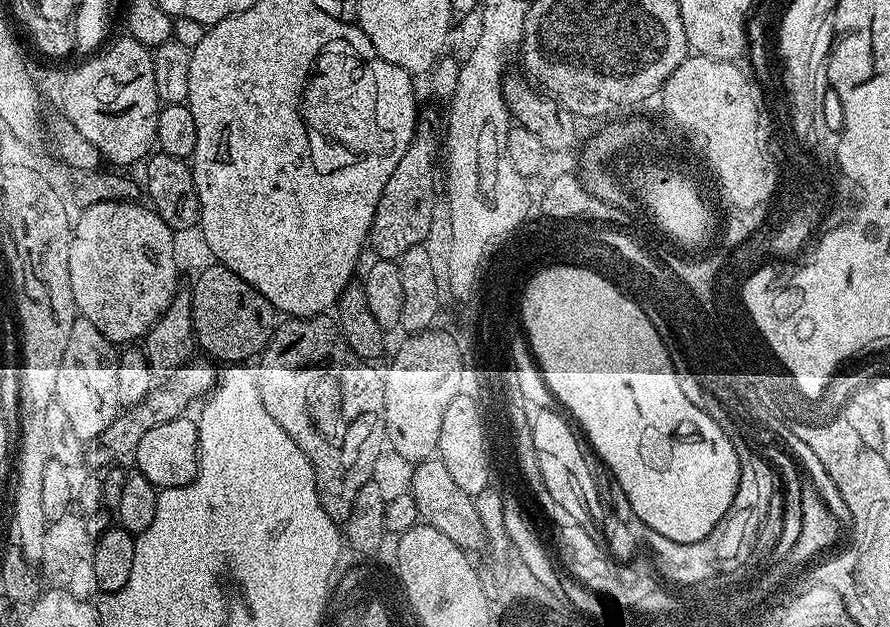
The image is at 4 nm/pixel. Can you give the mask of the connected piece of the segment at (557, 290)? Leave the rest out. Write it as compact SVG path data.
M571 270L546 272L542 278L534 279L527 293L524 311L527 312L528 333L526 333L526 340L532 347L532 350L530 349L531 355L540 369L543 380L552 392L555 403L561 404L559 407L575 421L583 439L588 444L592 443L589 444L591 451L596 452L598 458L602 458L605 469L609 473L612 471L611 479L618 486L622 486L634 514L638 514L638 518L642 522L646 522L646 526L650 526L650 530L658 530L658 534L662 534L662 538L670 538L673 542L692 543L706 538L730 509L740 481L740 463L738 462L738 454L734 454L734 445L732 445L727 431L720 429L719 424L714 422L713 418L694 406L694 402L690 402L690 398L686 398L686 394L682 394L678 374L675 372L675 364L672 364L668 357L670 348L659 344L655 332L644 325L639 312L635 312L631 305L616 295L615 290L610 291L607 286L604 286L588 272L572 272Z

